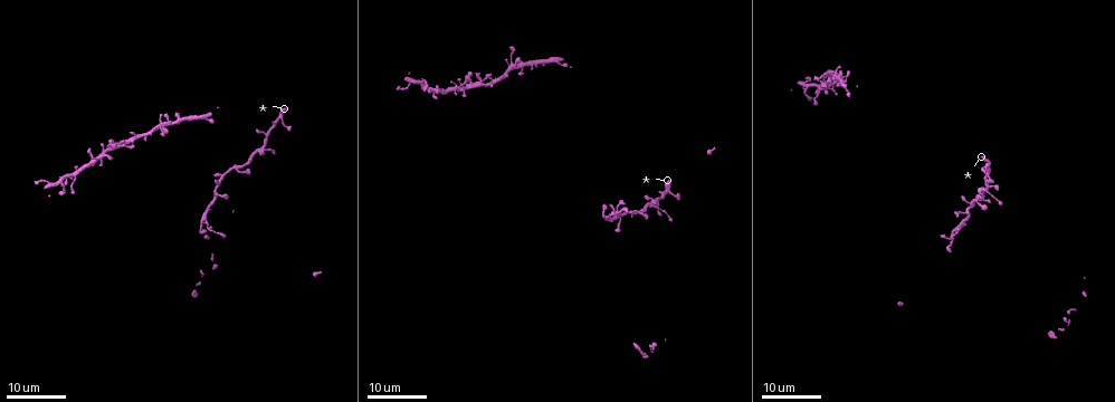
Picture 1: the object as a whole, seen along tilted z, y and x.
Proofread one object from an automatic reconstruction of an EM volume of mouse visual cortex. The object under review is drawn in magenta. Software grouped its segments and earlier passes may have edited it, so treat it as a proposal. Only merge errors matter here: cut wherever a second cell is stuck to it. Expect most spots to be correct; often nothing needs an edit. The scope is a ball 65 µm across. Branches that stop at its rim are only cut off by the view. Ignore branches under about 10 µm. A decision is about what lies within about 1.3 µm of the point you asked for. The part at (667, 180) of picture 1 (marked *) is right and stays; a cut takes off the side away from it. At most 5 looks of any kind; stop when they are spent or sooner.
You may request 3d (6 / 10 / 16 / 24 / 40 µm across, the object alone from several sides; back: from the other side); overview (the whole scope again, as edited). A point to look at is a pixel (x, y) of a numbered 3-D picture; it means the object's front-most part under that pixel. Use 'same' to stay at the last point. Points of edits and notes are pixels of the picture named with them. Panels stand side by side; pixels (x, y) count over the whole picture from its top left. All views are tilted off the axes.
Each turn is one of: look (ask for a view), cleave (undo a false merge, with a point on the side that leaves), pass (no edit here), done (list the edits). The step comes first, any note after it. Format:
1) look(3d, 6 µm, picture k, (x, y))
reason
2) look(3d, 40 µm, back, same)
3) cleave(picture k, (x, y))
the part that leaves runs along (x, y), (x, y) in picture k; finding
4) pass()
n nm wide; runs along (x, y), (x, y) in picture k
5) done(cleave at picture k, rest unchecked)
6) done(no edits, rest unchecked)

look(3d, 16 µm, picture 1, (987, 188))
thick turns thin

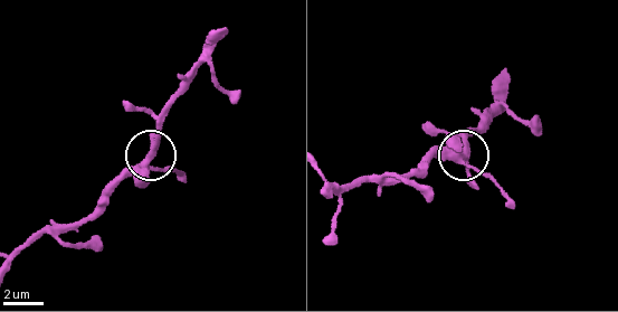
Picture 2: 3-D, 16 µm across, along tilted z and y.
look(3d, 10 µm, picture 2, (154, 149))

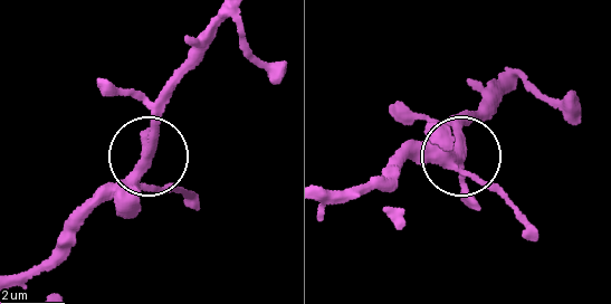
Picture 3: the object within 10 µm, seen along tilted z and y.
look(3d, 6 µm, picture 3, (146, 156))

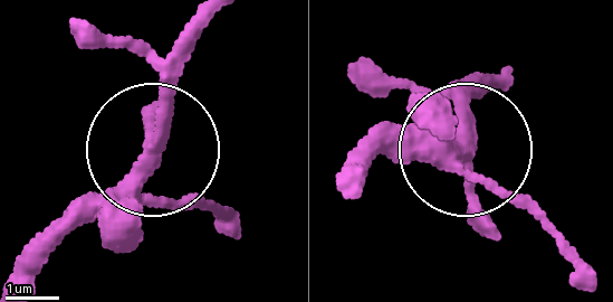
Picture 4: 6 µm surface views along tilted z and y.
pass()
runs along (209, 20), (174, 73), (165, 134), (32, 258) in picture 4; all the same cell

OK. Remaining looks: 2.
look(3d, 24 µm, picture 1, (607, 215))
thick turns thin

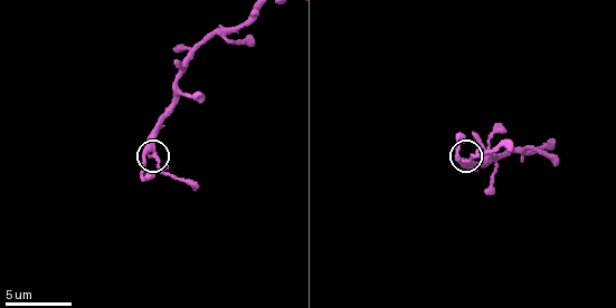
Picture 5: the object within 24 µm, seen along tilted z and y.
look(3d, 10 µm, picture 5, (468, 161))
zoom in

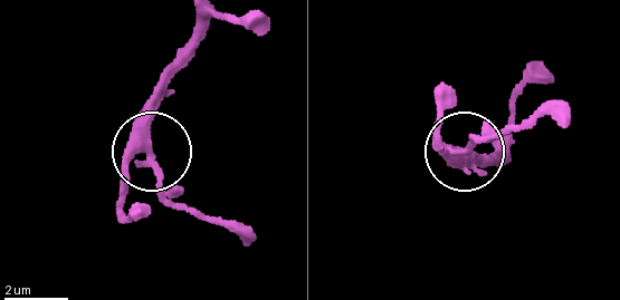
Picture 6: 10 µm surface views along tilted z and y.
pass()
280 nm wide; runs along (206, 16), (152, 134), (158, 170), (190, 213) in picture 6; one cell here

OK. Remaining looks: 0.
done(no edits, rest unchecked)

